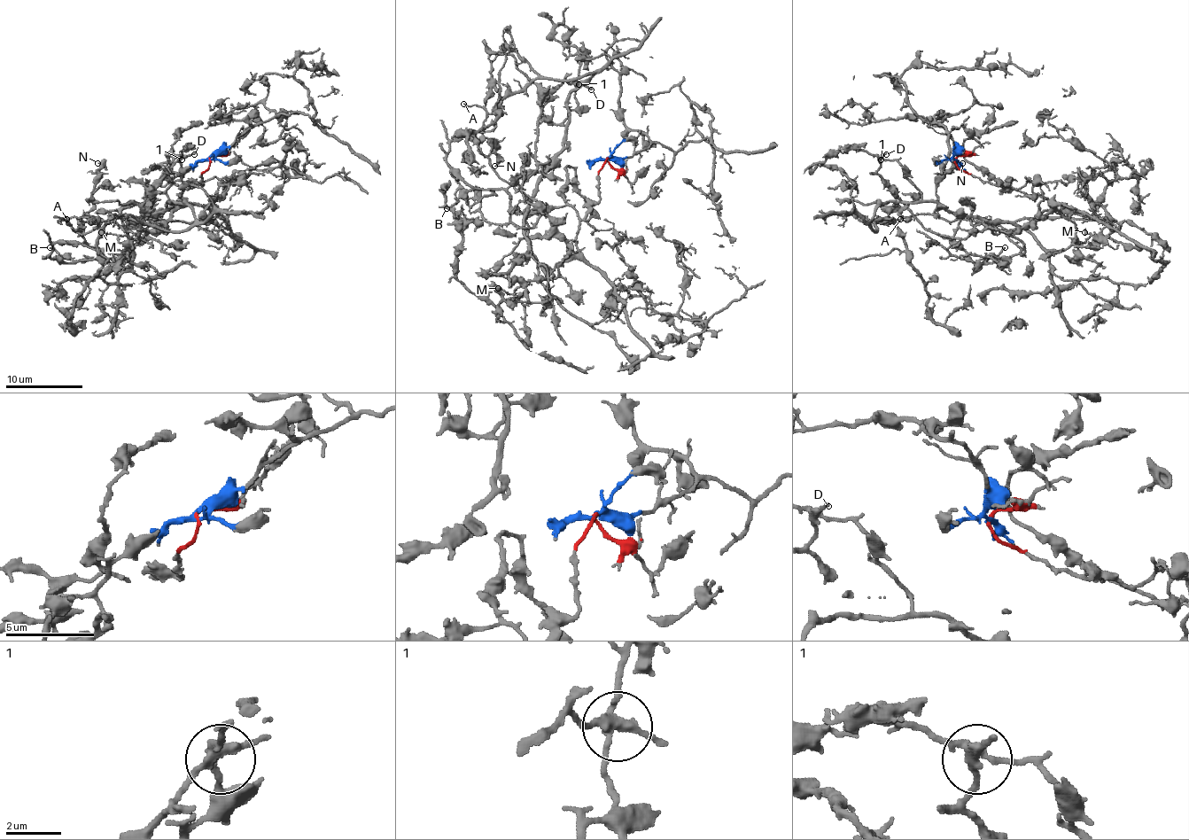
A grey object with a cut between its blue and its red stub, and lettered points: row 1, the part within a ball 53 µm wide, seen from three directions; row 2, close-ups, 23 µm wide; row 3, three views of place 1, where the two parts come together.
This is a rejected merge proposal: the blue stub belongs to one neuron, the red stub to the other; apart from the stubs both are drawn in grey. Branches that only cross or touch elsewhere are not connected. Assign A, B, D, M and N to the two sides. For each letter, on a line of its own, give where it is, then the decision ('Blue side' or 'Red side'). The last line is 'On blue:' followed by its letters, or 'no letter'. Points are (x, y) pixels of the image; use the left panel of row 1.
A: Place: (66, 219). Red side
B: Place: (50, 247). Red side
D: Place: (194, 154). Red side
M: Place: (101, 232). Red side
N: Place: (97, 163). Red side
On blue: no letter

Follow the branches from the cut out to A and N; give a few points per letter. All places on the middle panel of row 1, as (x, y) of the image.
A: (607, 159), (599, 197), (580, 221), (572, 254), (557, 224), (505, 182), (478, 149), (486, 112), (463, 103)
N: (607, 159), (572, 254), (557, 224), (501, 178), (478, 145), (486, 137), (493, 167)

